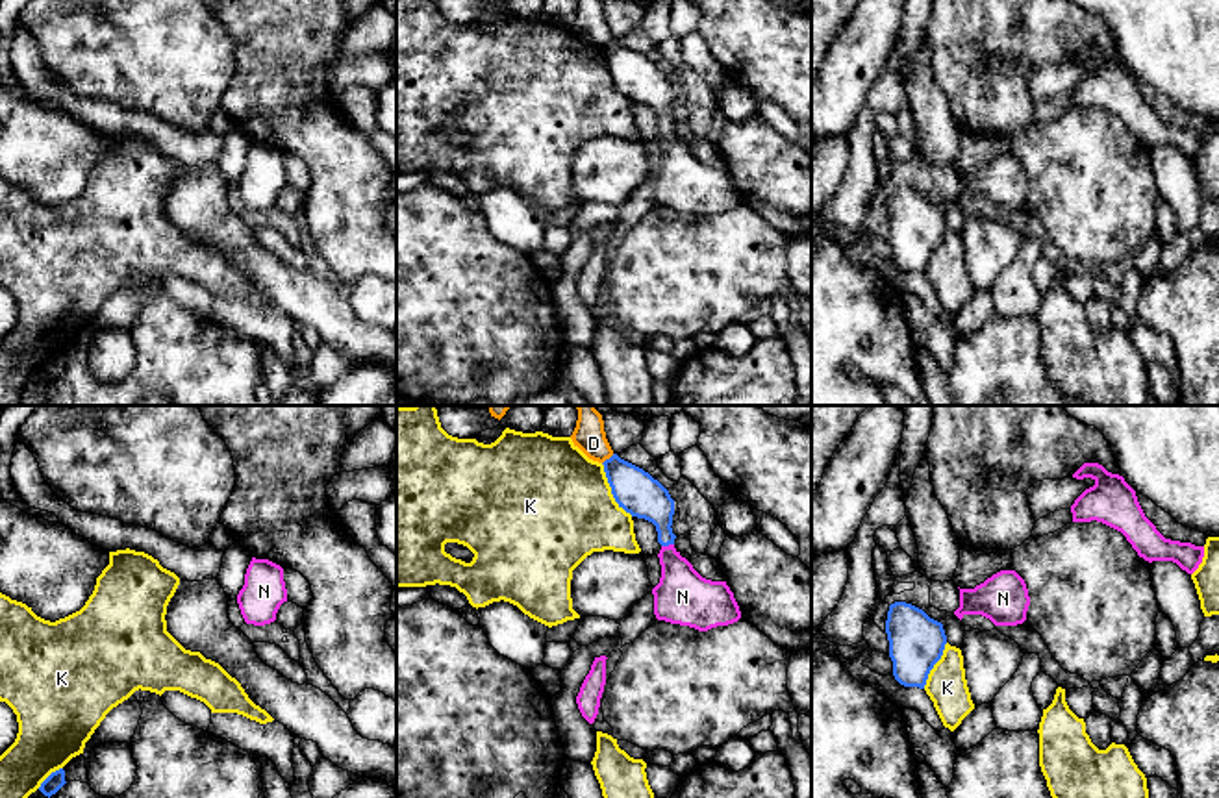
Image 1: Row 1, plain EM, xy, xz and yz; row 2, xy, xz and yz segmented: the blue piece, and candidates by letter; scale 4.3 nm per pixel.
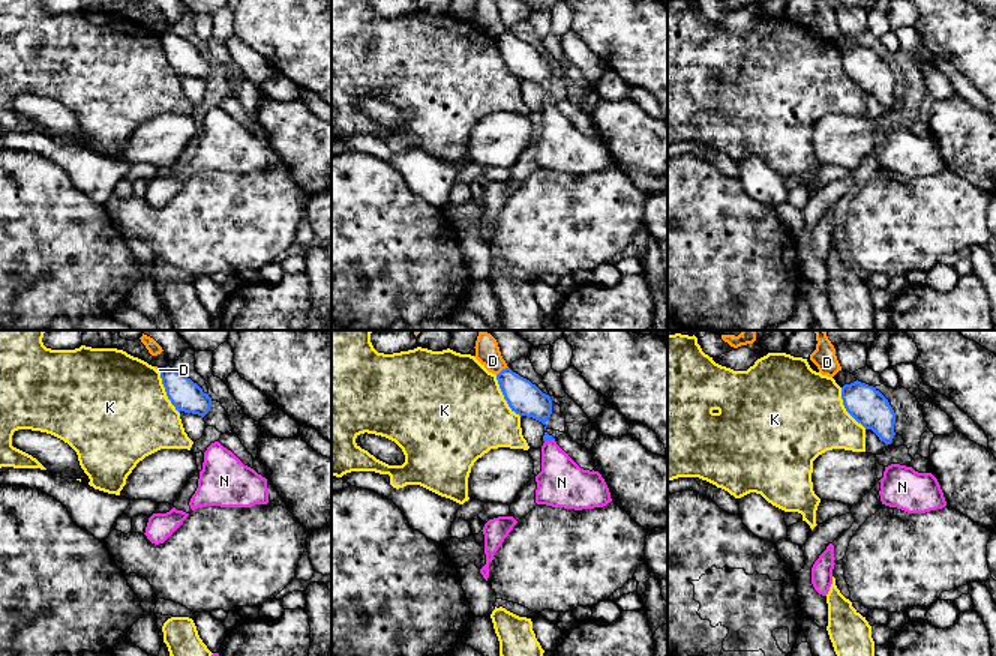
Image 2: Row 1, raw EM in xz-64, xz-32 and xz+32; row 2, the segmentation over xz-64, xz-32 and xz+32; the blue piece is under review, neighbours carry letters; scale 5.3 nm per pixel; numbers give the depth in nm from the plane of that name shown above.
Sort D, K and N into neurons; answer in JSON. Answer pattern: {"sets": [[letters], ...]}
{"sets": [["D"], ["K"], ["N"]]}

